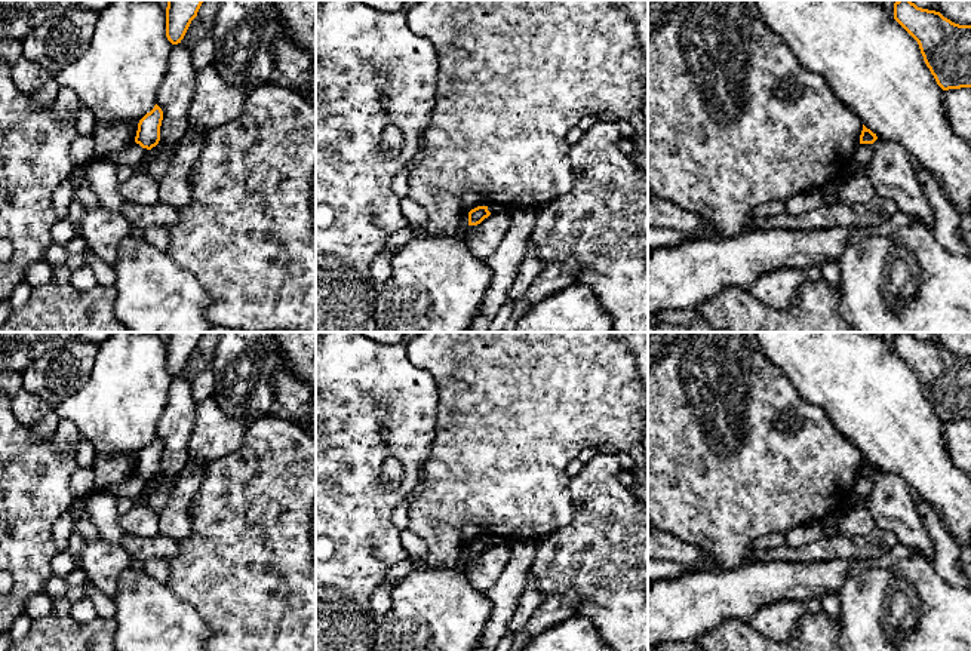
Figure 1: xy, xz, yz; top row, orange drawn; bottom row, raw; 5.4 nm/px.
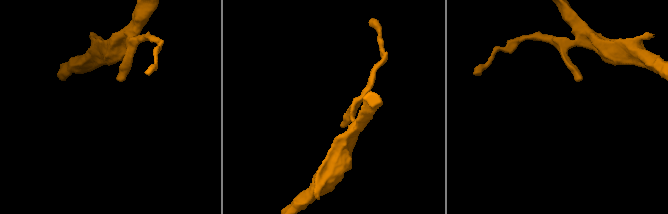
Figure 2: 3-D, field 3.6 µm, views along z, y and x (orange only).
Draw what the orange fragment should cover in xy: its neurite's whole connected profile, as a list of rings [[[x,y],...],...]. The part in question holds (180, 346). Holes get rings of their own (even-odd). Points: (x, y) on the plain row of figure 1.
[[[168,332],[166,369],[172,377],[181,375],[203,332]]]

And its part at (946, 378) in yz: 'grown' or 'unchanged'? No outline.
unchanged

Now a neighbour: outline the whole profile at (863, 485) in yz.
[[[858,476],[854,483],[854,495],[864,501],[873,488],[873,476]]]

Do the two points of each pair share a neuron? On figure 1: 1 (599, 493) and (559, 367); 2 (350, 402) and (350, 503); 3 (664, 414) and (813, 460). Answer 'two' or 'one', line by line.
1: two
2: one
3: one

